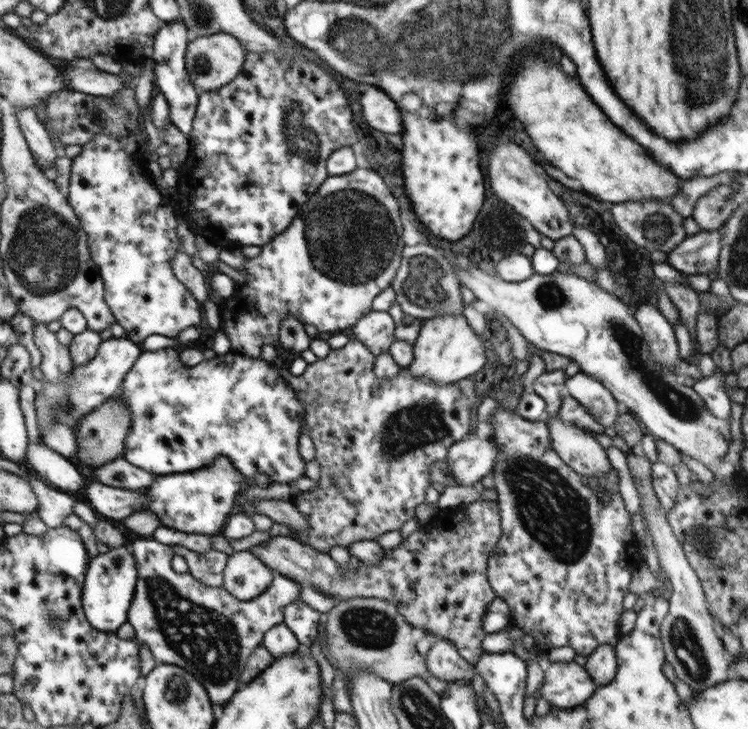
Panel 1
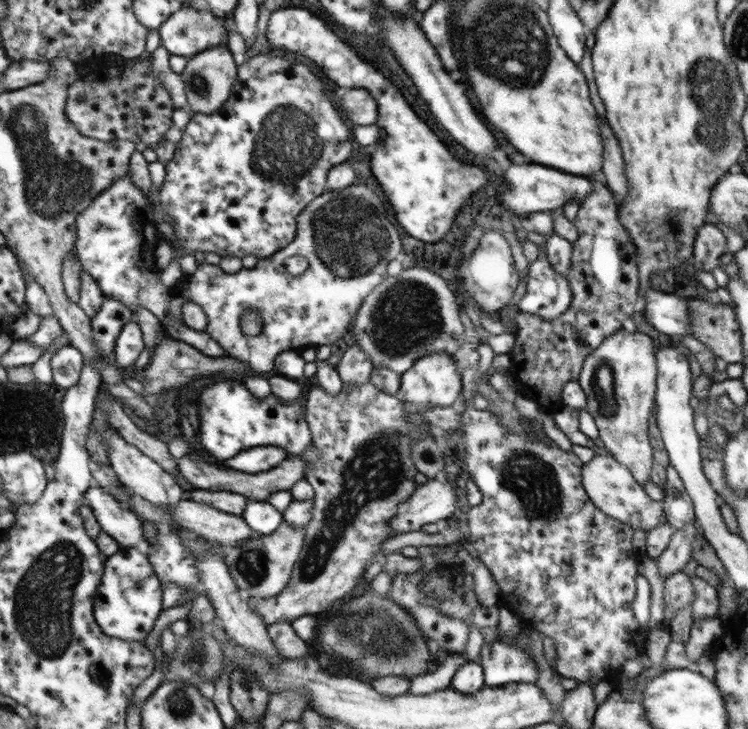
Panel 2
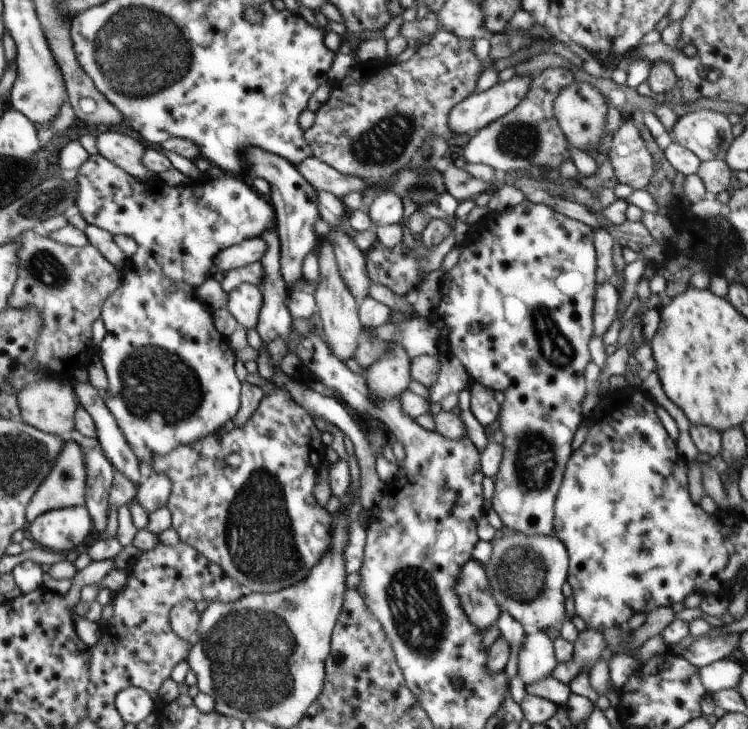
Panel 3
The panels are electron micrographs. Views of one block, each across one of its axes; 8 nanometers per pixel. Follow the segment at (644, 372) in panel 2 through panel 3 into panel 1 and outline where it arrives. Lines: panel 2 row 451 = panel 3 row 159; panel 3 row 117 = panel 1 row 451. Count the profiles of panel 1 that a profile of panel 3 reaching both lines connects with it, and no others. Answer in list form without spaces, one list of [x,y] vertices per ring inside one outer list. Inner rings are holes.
[[[631,451],[626,455],[628,469],[632,481],[641,496],[641,511],[644,511],[653,538],[659,565],[672,582],[672,595],[669,599],[669,611],[661,622],[661,642],[665,651],[665,660],[676,669],[676,676],[686,682],[695,692],[726,682],[729,679],[731,657],[716,632],[716,619],[710,612],[710,604],[703,591],[700,578],[687,561],[685,552],[678,542],[672,526],[665,515],[660,512],[660,504],[652,486],[652,463],[639,451]]]

